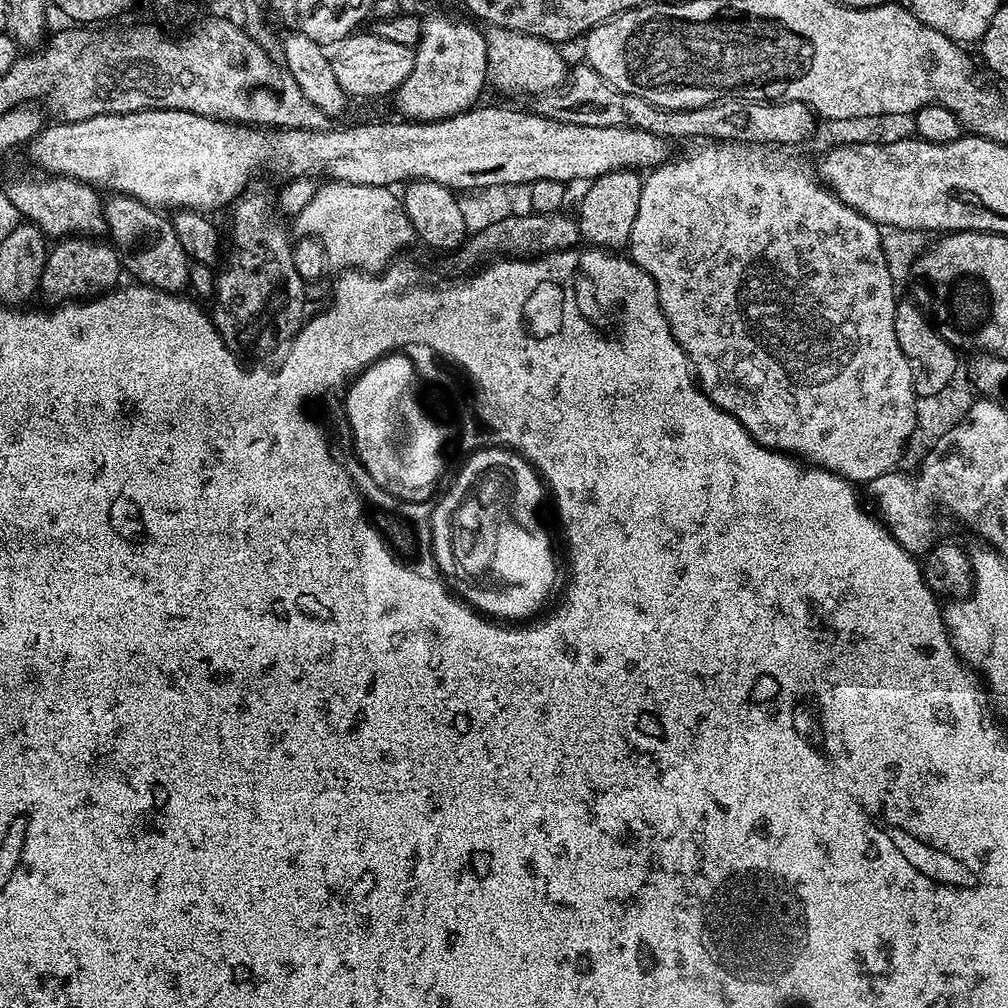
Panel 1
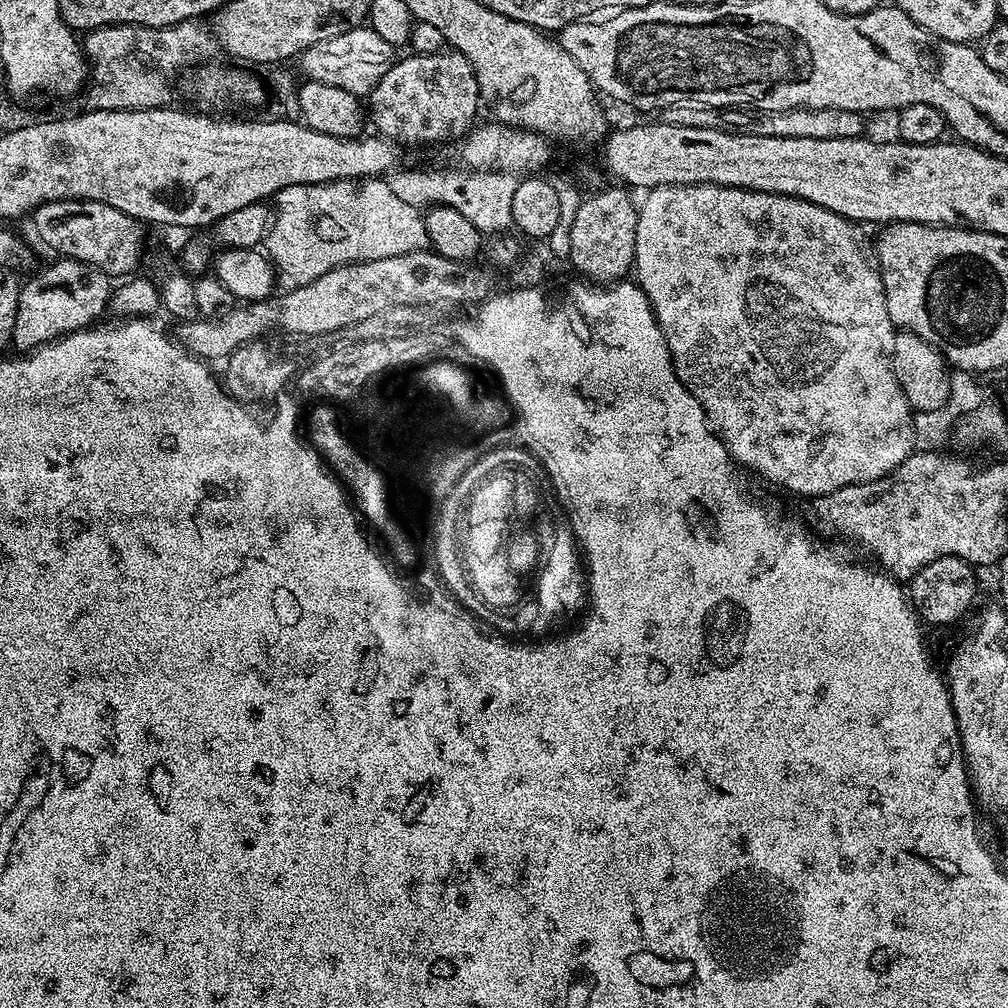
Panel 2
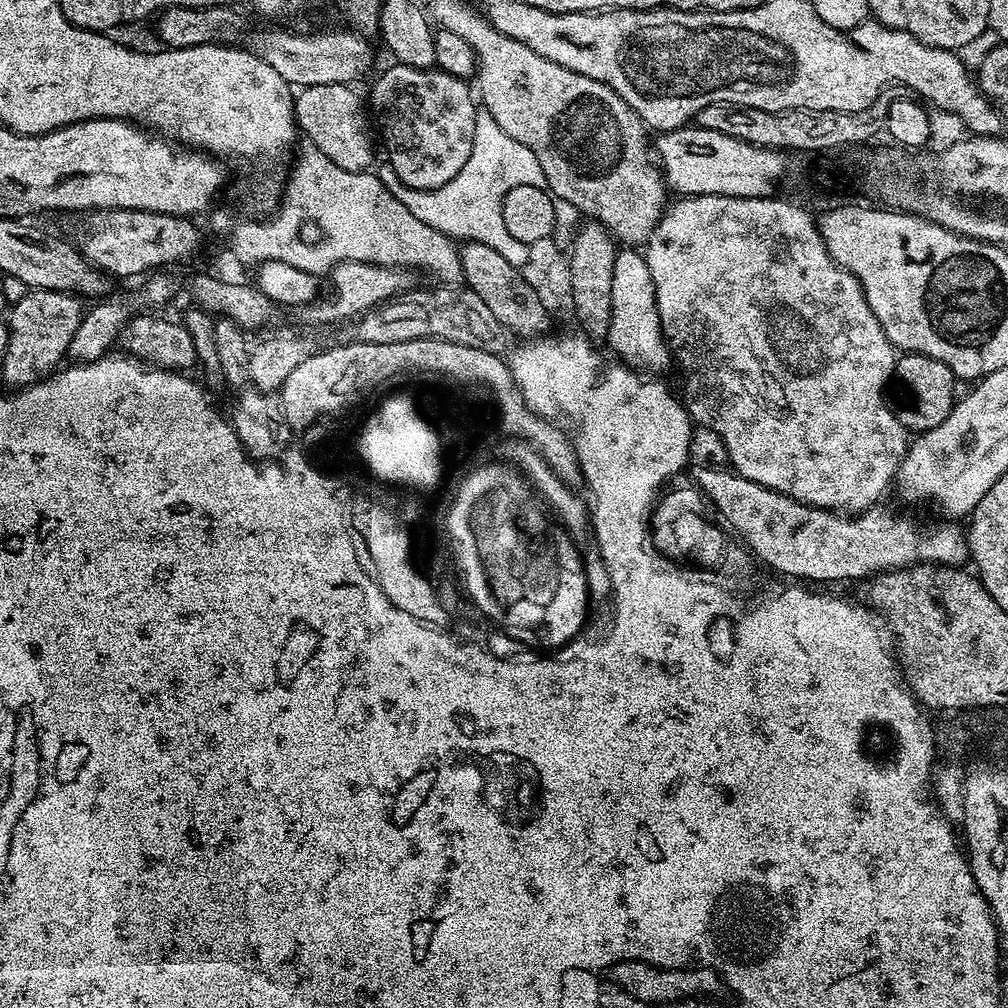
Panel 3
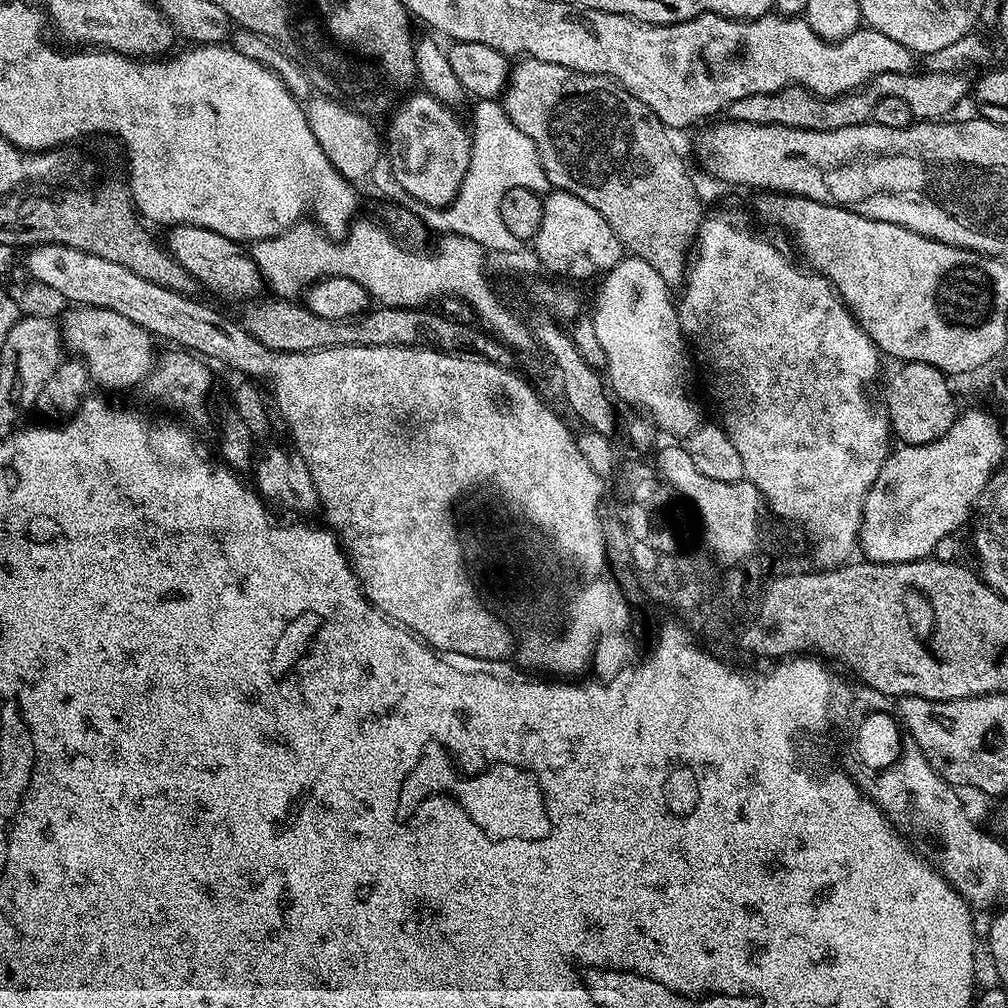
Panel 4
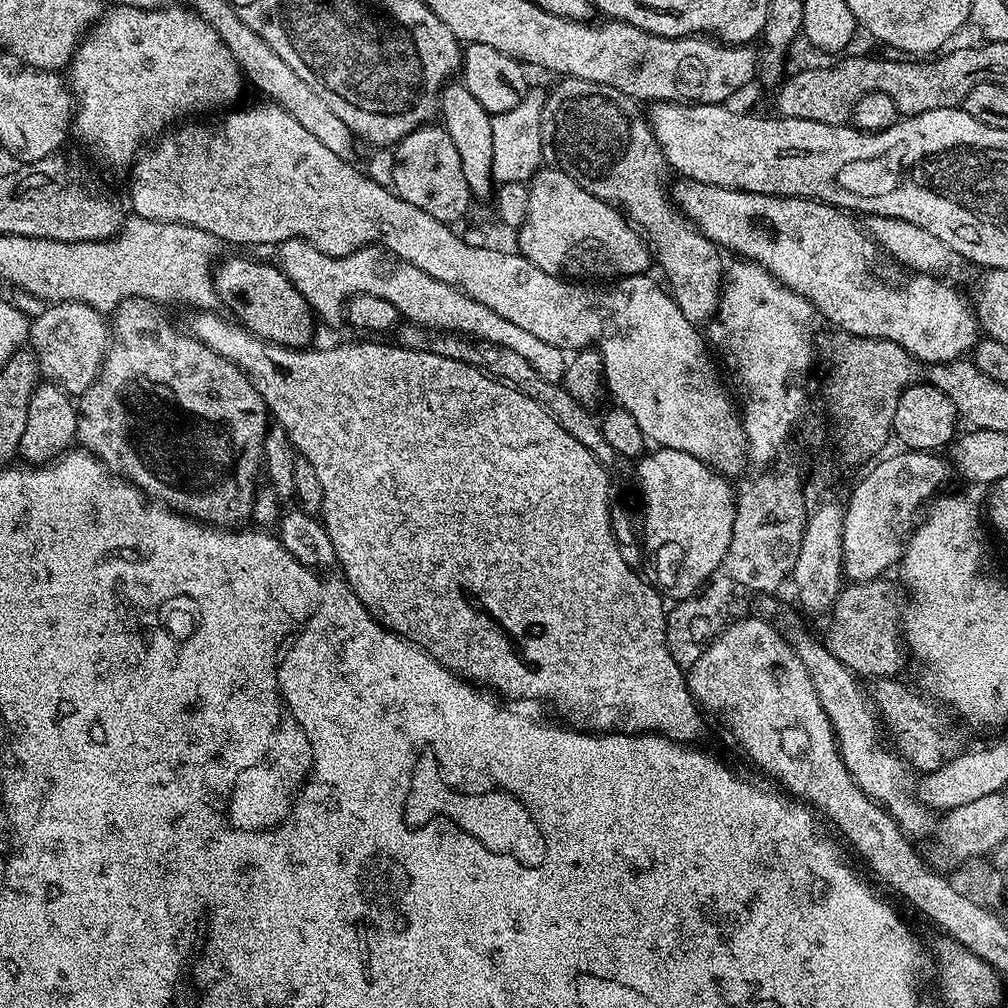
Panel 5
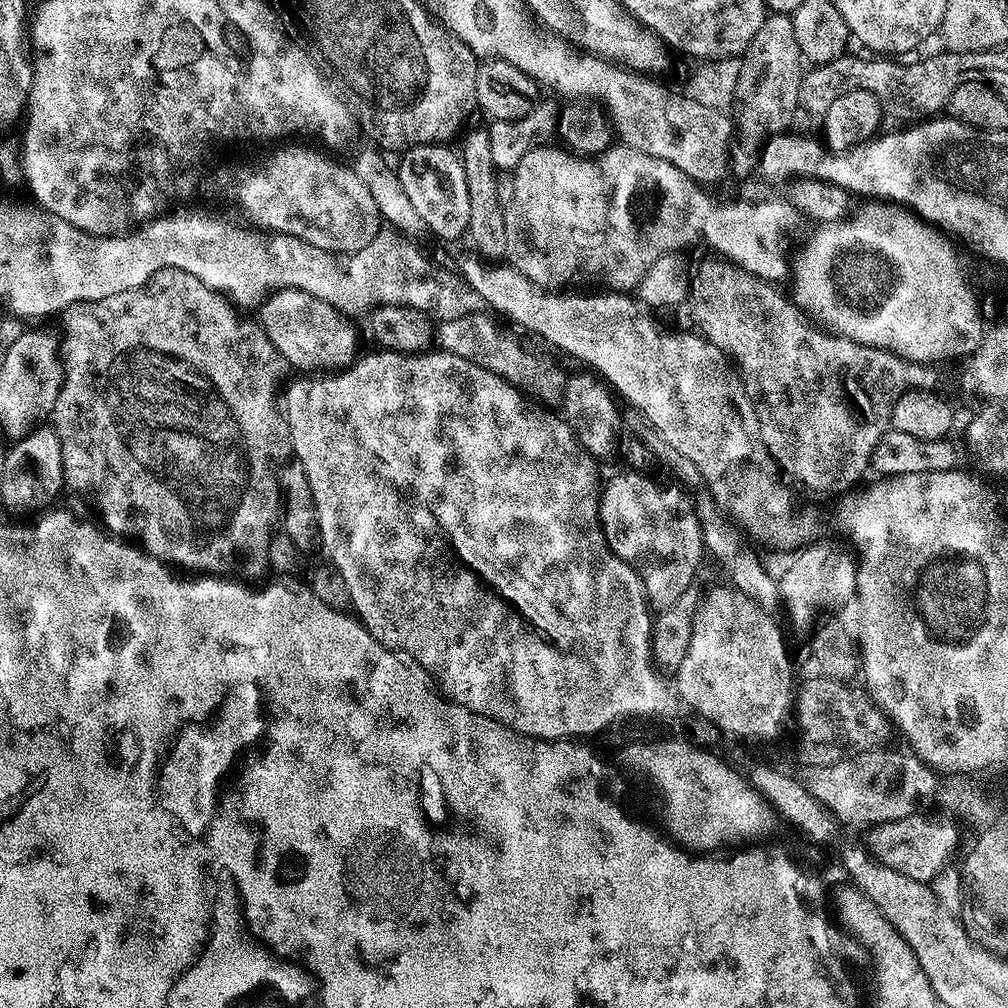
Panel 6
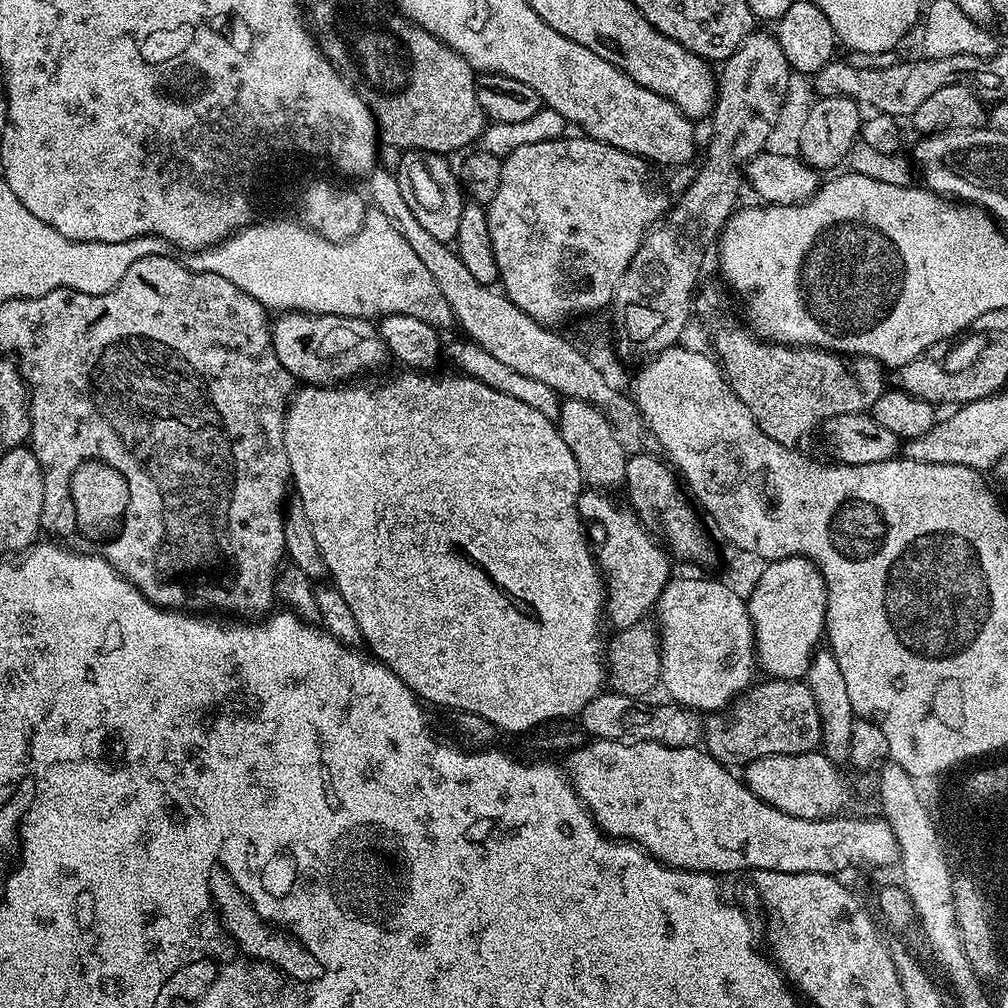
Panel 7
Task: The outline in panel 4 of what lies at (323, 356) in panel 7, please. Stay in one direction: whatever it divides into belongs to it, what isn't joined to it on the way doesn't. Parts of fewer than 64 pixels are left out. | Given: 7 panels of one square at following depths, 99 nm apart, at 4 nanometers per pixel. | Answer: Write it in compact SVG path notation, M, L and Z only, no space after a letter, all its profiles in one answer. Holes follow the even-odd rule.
M196 224L173 225L167 232L164 241L167 250L201 287L205 286L208 291L230 302L242 302L261 295L260 290L264 288L263 276L251 257L240 250L241 245L237 241Z

